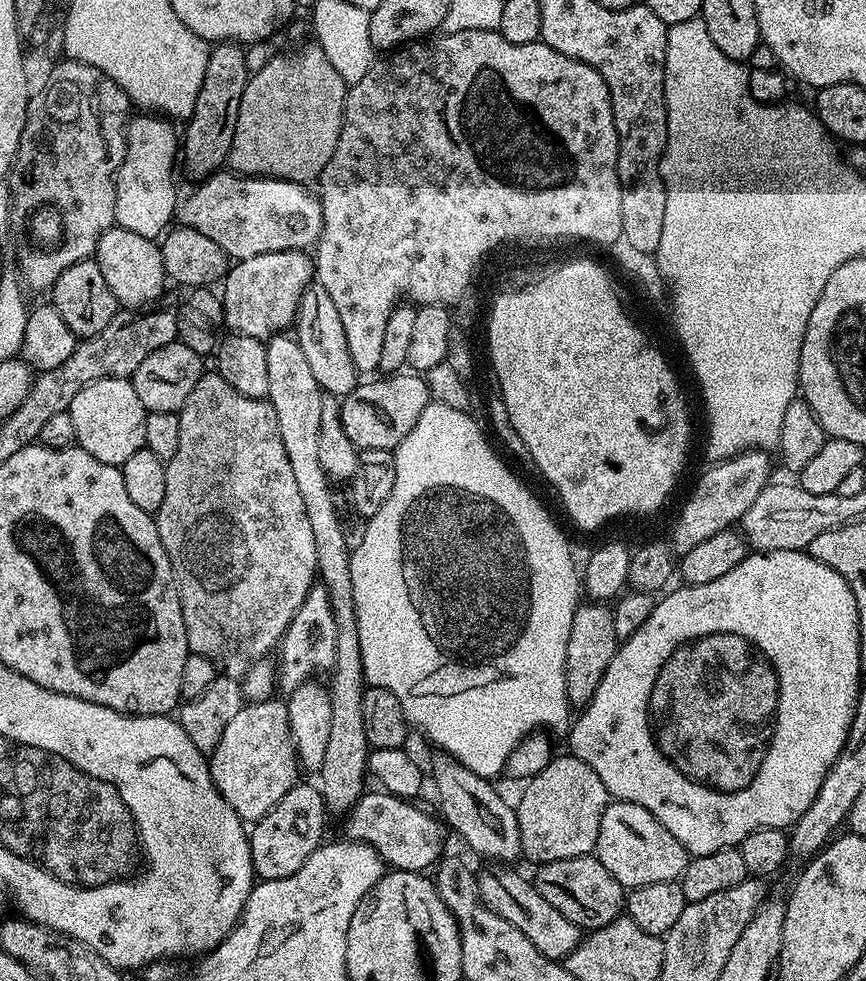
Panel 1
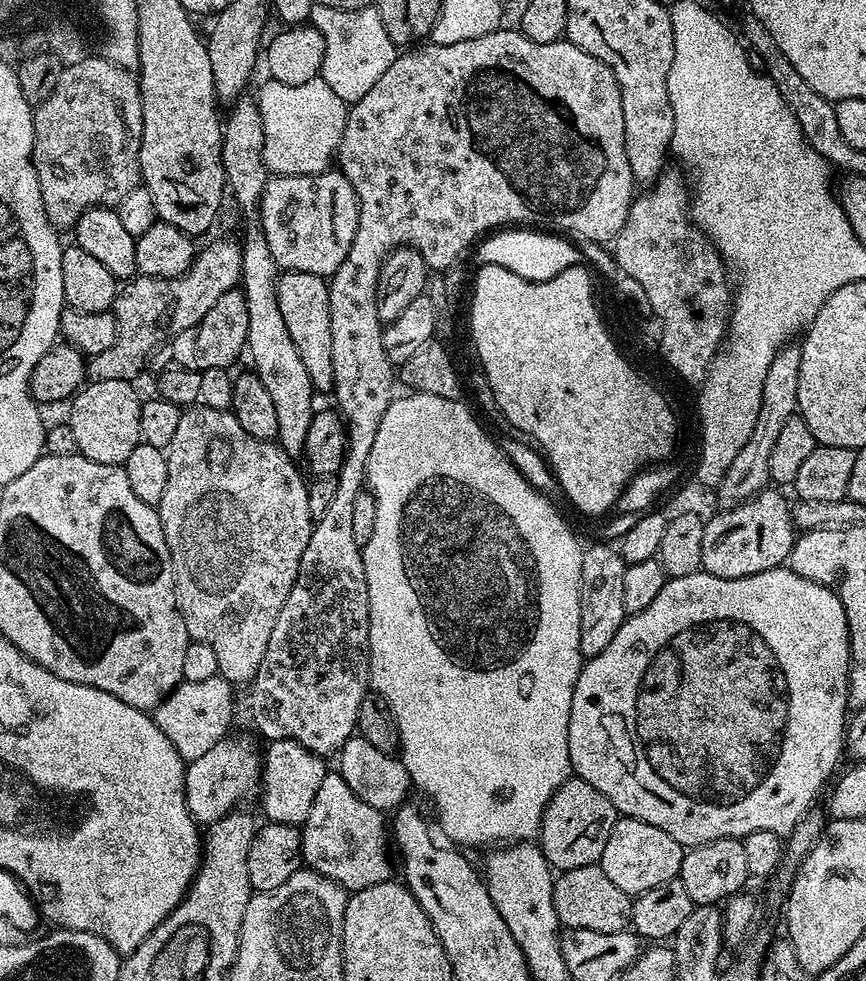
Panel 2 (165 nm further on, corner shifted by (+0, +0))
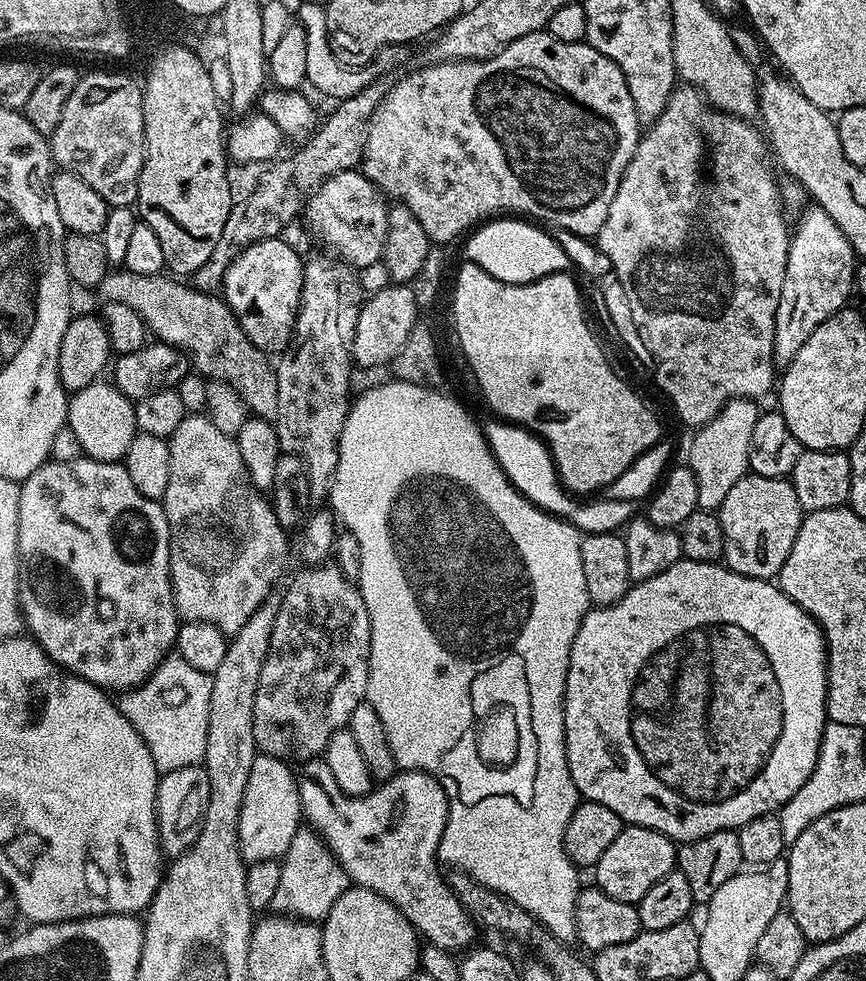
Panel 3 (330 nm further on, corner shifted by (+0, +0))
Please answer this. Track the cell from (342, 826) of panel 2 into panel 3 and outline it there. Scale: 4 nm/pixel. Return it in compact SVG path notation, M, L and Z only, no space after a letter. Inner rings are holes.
M301 828L280 861L282 874L278 890L274 893L271 911L282 916L323 922L330 914L330 906L334 906L334 902L338 902L338 898L342 898L342 894L350 886L346 870L336 861L336 855L316 832L310 828Z

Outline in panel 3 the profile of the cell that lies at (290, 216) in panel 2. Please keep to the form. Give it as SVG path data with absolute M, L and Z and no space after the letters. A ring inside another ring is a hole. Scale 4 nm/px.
M359 169L340 171L330 179L323 180L320 187L308 198L302 213L303 219L308 219L308 228L325 244L325 248L333 257L343 260L358 270L363 270L381 261L388 233L389 205L383 192L380 191Z

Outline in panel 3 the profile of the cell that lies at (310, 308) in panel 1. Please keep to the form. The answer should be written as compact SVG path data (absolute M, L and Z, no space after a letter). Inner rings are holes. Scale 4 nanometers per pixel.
M284 238L254 242L240 251L224 275L222 299L236 315L246 338L262 353L279 354L292 343L305 261ZM273 352L273 353L272 353Z

